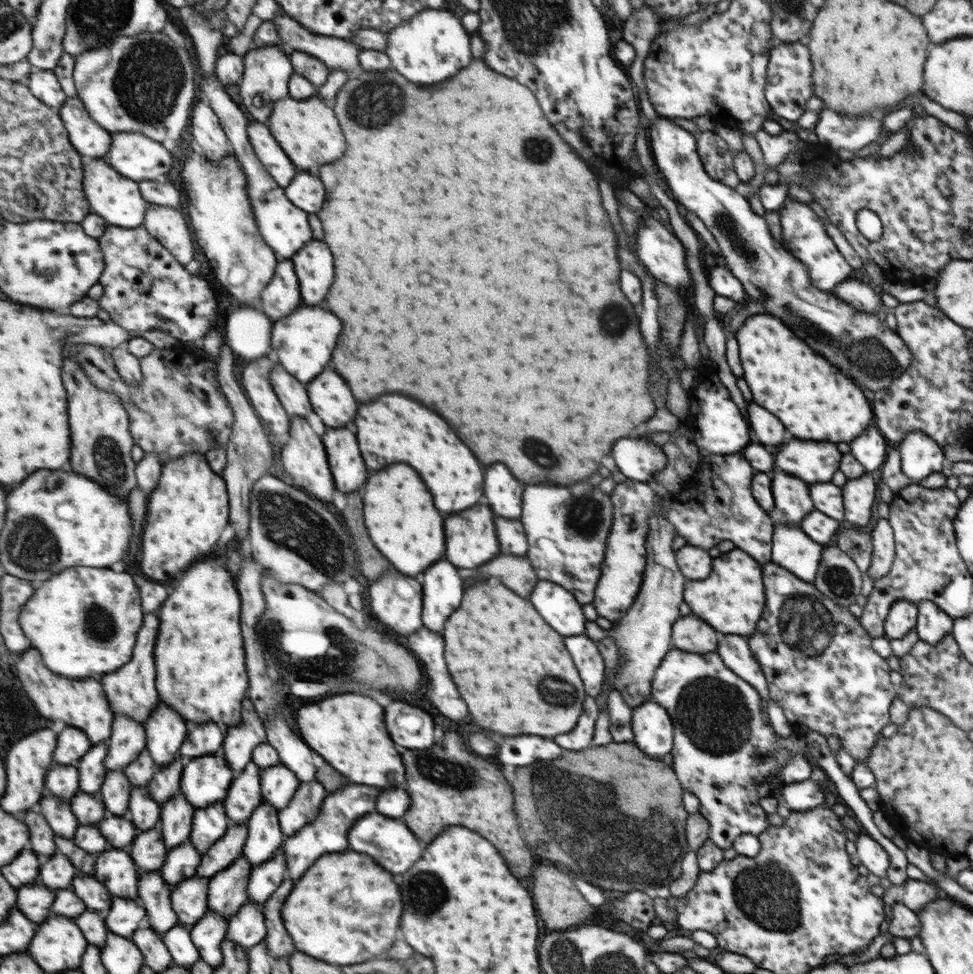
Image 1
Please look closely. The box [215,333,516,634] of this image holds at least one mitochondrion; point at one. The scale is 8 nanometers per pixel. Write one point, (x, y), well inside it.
(289, 522)

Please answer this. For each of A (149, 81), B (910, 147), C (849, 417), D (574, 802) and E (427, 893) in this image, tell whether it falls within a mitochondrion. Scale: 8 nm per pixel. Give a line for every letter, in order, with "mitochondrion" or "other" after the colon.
A: mitochondrion
B: other
C: other
D: mitochondrion
E: mitochondrion

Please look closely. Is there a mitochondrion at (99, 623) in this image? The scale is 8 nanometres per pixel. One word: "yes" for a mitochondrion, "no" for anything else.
yes

